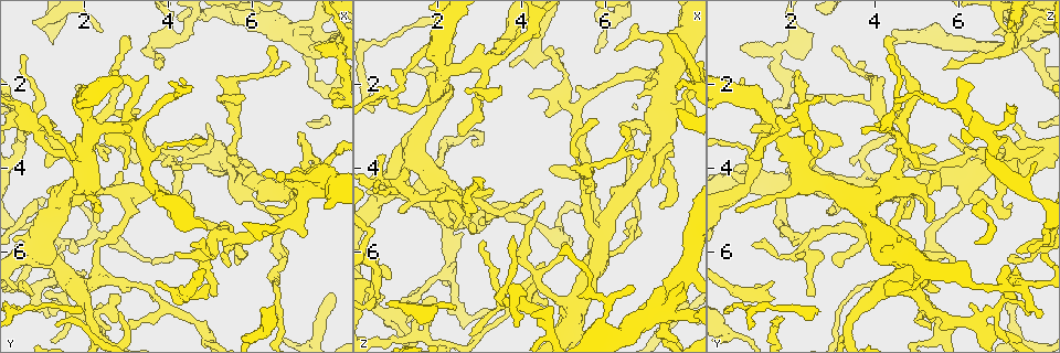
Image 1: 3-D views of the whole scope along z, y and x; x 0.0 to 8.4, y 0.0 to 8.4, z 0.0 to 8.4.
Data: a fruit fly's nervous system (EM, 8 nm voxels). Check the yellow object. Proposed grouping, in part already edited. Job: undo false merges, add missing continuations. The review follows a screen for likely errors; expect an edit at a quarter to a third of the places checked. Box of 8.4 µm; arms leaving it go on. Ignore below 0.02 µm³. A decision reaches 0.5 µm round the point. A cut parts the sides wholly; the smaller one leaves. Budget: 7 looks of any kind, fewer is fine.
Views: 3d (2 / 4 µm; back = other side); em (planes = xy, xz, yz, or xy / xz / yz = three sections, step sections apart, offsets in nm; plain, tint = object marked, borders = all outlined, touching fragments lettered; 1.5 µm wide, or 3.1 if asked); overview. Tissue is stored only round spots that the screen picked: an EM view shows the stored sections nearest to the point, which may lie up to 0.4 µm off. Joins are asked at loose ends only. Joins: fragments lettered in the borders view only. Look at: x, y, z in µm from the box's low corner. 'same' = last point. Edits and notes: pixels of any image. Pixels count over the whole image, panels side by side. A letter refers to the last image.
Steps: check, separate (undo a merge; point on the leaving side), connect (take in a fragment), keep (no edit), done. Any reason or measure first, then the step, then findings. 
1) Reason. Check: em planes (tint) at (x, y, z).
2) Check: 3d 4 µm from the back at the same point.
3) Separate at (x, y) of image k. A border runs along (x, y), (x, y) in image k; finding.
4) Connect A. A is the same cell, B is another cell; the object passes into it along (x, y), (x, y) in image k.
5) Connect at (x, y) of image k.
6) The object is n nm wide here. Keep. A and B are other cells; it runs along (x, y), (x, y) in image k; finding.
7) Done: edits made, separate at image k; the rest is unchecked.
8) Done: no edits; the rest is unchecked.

Thick end. Check: 3d 4 µm at (7.40, 0.85, 6.80).

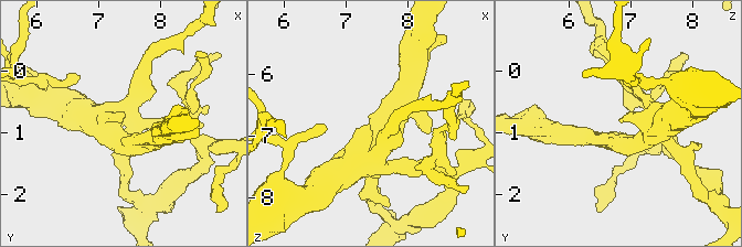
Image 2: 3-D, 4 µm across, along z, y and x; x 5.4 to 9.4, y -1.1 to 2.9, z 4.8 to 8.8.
Shape alone is not enough. Check: em planes (borders) at (7.35, 0.85, 6.85).

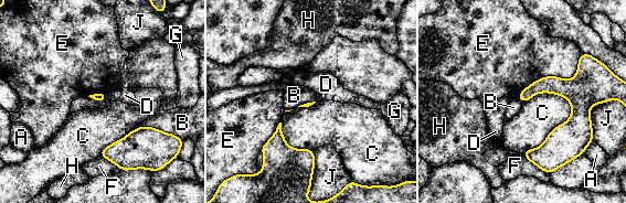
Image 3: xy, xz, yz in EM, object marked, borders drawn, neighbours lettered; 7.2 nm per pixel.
The longest contact is with E, 550 nm. Keep. A, B, C, D, E, F, G, H and J are other cells; none of them fits.

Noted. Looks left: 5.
Branch stops here. Check: em xz step 8 (borders) at (7.55, 1.15, 0.80).

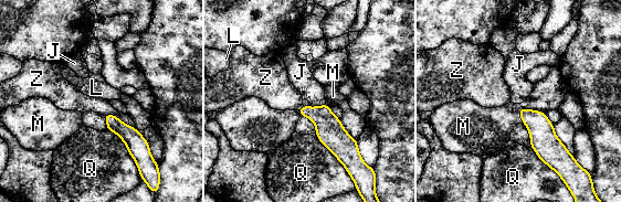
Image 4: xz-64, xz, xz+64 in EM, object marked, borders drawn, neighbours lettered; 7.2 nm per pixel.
Connect J. J is the same cell, L, M, Q and Z are other cells; the neuron continues.

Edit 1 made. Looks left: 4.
Check: overview.

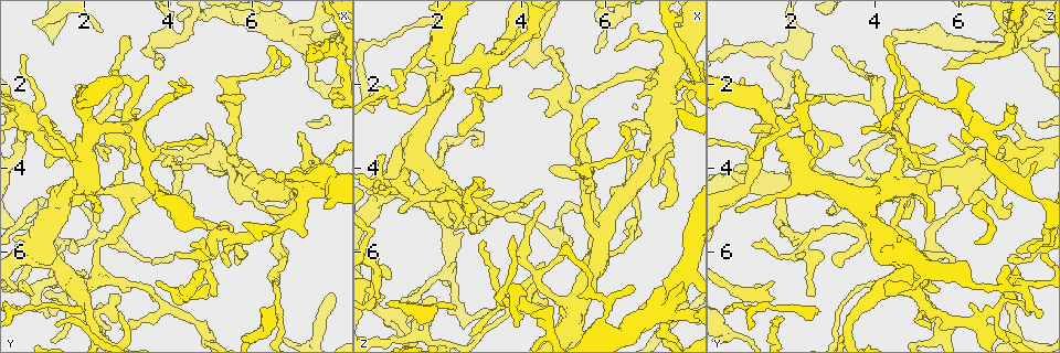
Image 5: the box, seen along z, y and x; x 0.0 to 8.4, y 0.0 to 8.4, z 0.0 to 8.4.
An open end. Check: em xy step 4 (tint) at (5.45, 6.30, 3.05).

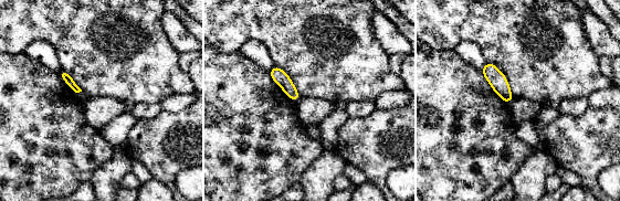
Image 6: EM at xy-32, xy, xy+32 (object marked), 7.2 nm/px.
Check: em planes (borders) at the same point.

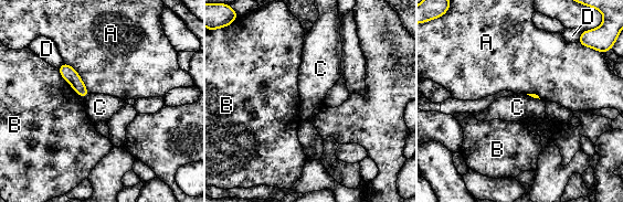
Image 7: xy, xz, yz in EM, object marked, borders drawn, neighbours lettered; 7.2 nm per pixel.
Keep. A, B, C and D are other cells; no lettered fragment goes on from it.

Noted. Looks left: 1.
Done: edits made, connect at image 4; the rest is unchecked.

